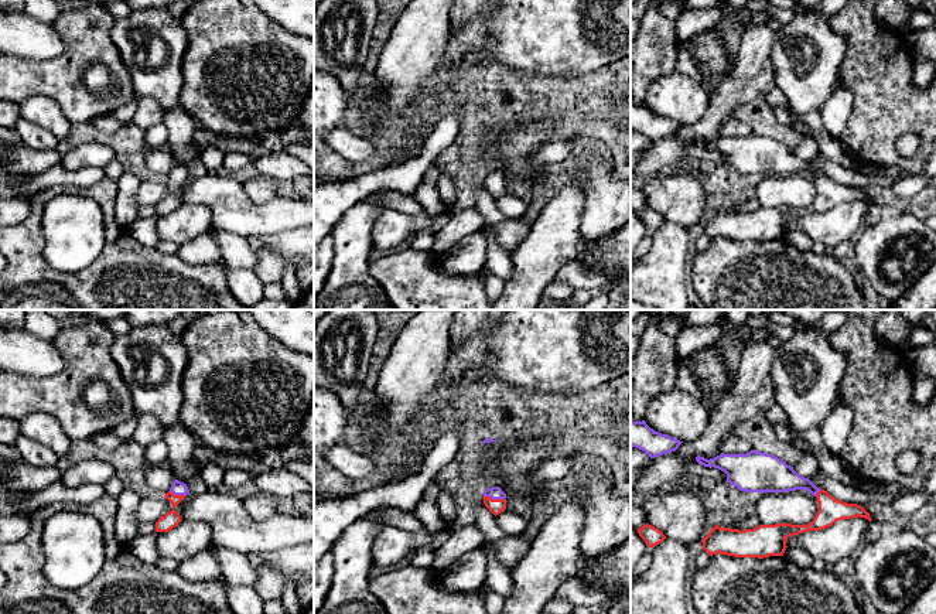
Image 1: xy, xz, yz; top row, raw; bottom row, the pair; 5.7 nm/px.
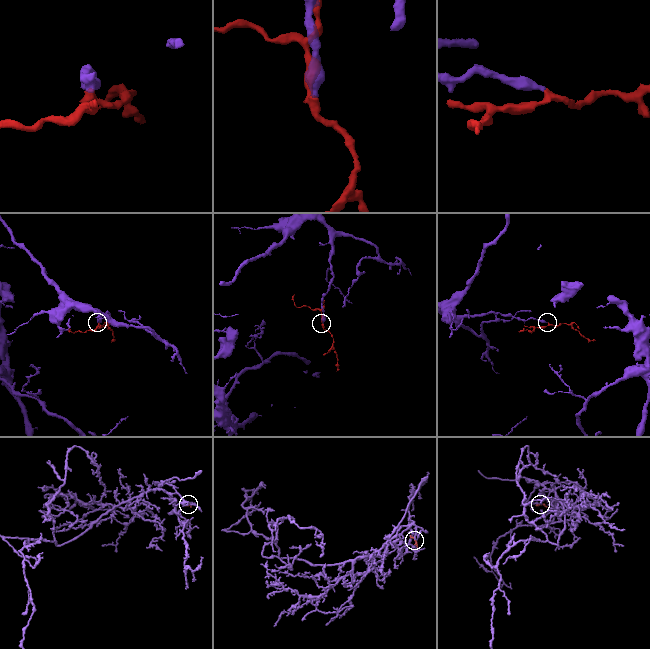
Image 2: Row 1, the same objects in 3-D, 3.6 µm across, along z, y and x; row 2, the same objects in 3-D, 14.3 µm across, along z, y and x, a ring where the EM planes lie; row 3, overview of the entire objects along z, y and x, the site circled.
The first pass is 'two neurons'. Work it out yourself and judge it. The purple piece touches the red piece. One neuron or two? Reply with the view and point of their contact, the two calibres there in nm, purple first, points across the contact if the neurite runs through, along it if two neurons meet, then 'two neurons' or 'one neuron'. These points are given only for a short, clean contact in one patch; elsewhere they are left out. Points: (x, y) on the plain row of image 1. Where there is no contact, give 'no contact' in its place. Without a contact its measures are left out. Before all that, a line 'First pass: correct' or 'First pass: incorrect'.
First pass: incorrect
meets purple in xz at (494, 181); 80 nm thick on the purple side, 80 nm on the other; runs through xz (495, 176), (494, 181), (494, 188); one neuron

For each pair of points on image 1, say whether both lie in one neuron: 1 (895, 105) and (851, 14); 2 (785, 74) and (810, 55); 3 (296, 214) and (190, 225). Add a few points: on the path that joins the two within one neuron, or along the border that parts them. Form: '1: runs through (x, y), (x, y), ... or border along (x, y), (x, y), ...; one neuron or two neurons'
1: runs through (881, 82), (877, 57), (866, 37); one neuron
2: runs through (791, 74), (805, 61); one neuron
3: border along (184, 203), (204, 204), (211, 214), (212, 225); two neurons

